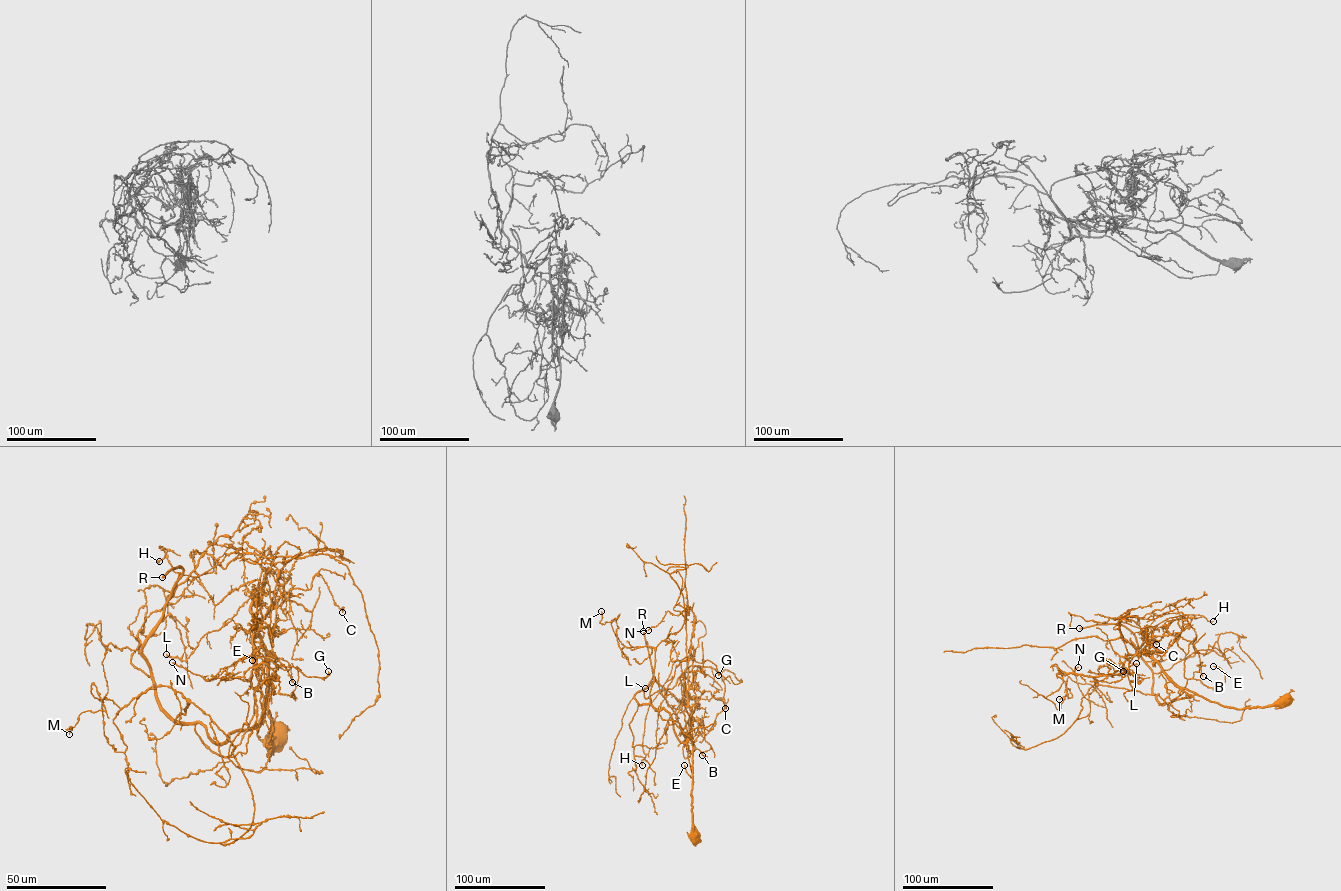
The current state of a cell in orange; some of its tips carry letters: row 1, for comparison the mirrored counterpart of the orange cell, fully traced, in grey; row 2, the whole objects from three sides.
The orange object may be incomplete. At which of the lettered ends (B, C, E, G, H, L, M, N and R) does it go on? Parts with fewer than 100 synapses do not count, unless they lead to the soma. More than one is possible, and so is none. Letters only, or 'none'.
R

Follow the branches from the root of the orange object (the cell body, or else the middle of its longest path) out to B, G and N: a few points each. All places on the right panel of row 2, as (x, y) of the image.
B: (1284, 701), (1229, 708), (1182, 688), (1190, 697), (1157, 700), (1158, 694), (1168, 709), (1201, 662), (1203, 676)
G: (1284, 701), (1223, 706), (1179, 687), (1142, 654), (1128, 655), (1111, 674), (1101, 675), (1098, 669), (1123, 671)
N: (1284, 701), (1223, 706), (1179, 687), (1142, 654), (1128, 655), (1109, 675), (1057, 667), (1066, 675), (1078, 667)

